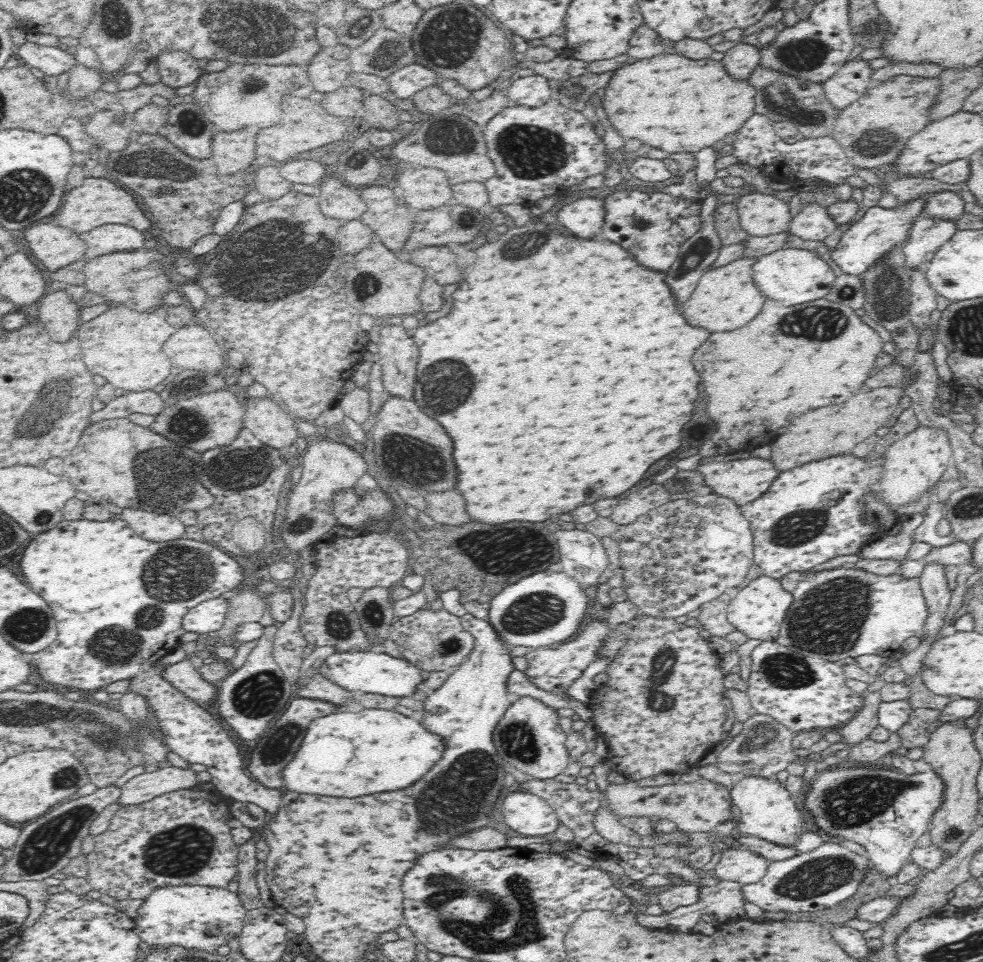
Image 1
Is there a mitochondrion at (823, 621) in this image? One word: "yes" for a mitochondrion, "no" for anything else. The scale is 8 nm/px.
yes

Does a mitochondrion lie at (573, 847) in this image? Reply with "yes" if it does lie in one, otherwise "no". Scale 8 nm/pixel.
no

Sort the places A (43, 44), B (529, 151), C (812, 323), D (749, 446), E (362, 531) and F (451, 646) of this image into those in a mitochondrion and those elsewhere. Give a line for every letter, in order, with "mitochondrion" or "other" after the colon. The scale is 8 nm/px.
A: other
B: mitochondrion
C: mitochondrion
D: other
E: other
F: mitochondrion

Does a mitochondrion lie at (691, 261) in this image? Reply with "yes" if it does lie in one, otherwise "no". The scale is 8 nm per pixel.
yes

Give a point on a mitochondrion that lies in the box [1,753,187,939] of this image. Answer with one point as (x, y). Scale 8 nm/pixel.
(47, 846)

